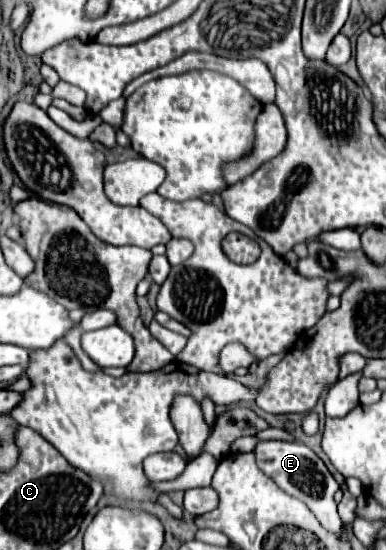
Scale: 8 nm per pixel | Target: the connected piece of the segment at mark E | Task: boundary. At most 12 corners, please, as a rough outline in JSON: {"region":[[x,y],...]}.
{"region":[[265,440],[257,464],[327,530],[339,484],[309,446]]}

